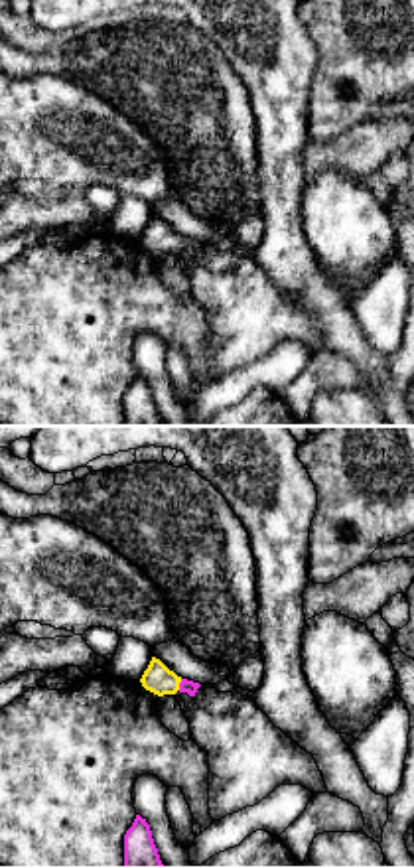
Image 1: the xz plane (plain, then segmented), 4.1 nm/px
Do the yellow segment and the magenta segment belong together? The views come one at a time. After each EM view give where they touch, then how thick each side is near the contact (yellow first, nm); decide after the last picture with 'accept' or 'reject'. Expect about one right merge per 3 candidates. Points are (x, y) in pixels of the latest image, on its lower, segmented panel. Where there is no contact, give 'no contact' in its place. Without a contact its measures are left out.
(178, 685) | 120/60 nm

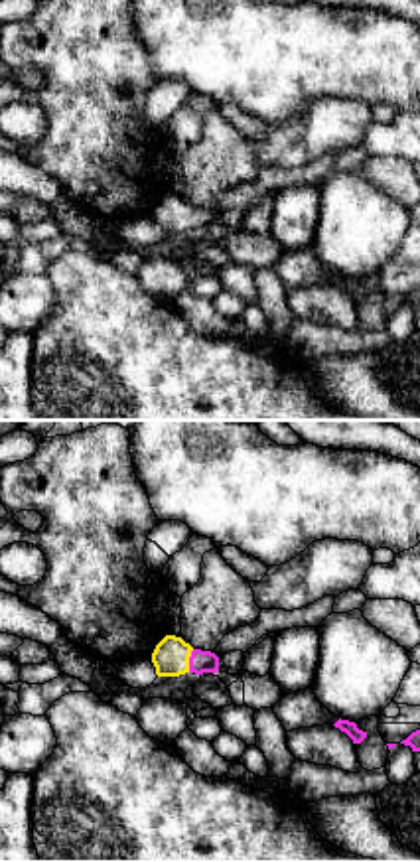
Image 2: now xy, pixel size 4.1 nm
(188, 661) | 150/100 nm

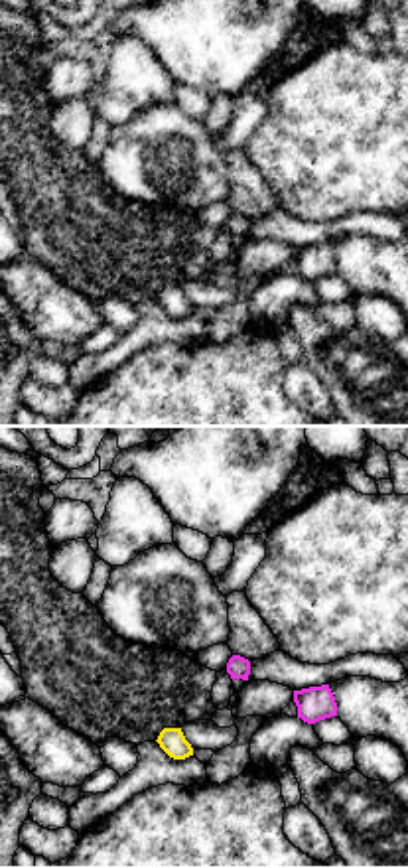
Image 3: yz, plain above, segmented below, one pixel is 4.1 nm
no contact

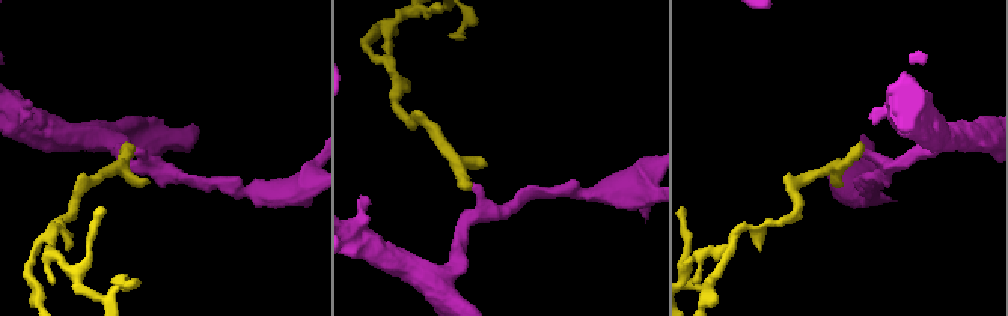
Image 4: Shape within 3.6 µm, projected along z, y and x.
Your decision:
accept

